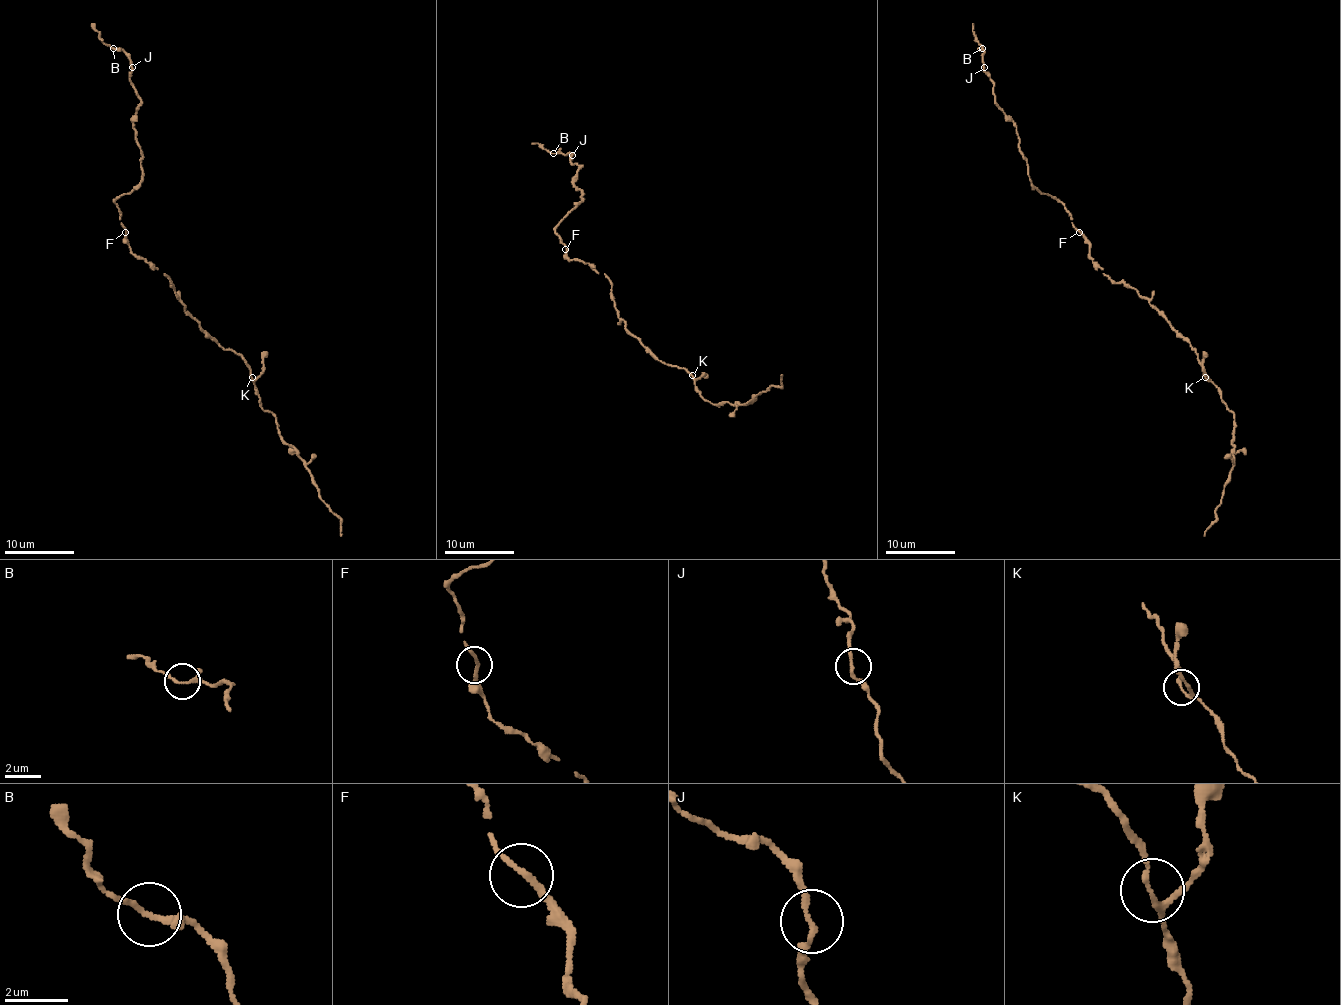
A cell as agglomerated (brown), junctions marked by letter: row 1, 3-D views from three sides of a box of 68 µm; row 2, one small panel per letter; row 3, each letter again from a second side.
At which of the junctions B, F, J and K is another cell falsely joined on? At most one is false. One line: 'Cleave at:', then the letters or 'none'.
Cleave at: none

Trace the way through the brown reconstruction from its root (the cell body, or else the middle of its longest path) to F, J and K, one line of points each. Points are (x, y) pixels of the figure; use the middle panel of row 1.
F: (611, 284), (604, 274), (595, 272), (583, 262), (571, 260), (565, 249)
J: (611, 284), (604, 274), (571, 260), (555, 232), (583, 198), (574, 186), (581, 165), (571, 162), (572, 155)
K: (611, 284), (616, 314), (625, 326), (658, 360), (685, 368), (692, 376)

